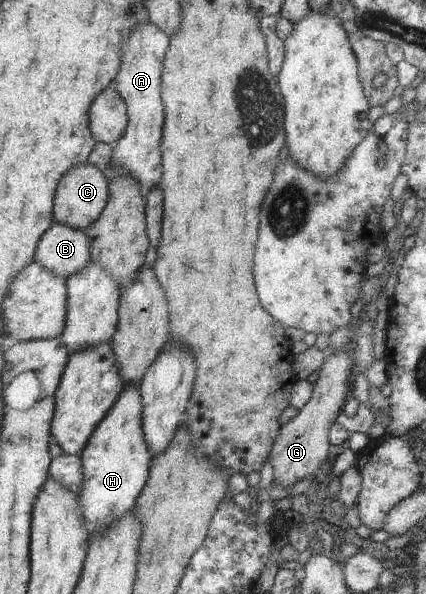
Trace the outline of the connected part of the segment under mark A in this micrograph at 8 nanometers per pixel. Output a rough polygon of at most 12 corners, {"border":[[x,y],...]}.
{"border":[[146,23],[124,41],[112,87],[129,111],[113,145],[147,191],[163,181],[170,37]]}

